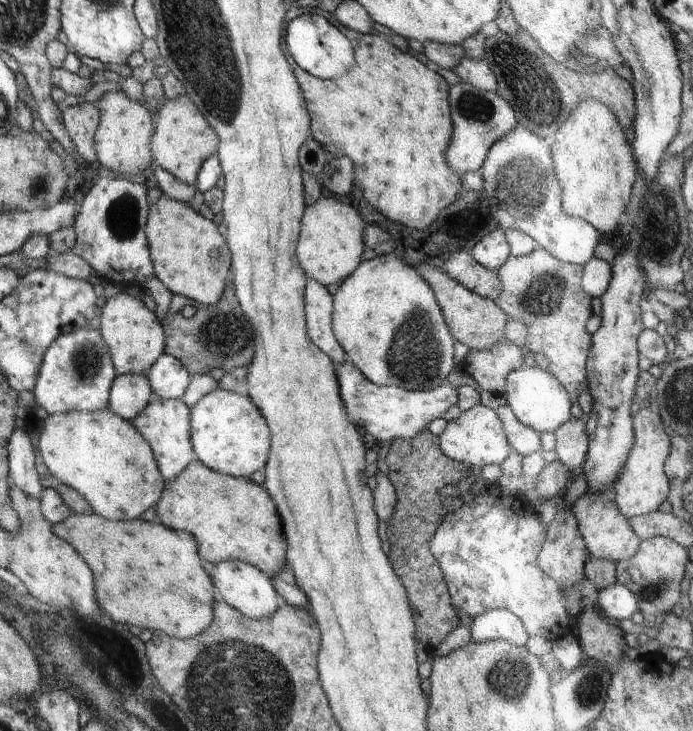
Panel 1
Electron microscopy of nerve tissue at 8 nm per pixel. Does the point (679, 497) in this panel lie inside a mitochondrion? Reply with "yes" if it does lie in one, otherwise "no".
no

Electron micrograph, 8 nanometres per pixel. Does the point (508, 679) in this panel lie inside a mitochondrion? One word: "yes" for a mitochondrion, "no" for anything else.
yes

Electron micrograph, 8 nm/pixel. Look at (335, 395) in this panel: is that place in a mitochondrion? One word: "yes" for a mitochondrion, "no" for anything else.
no

